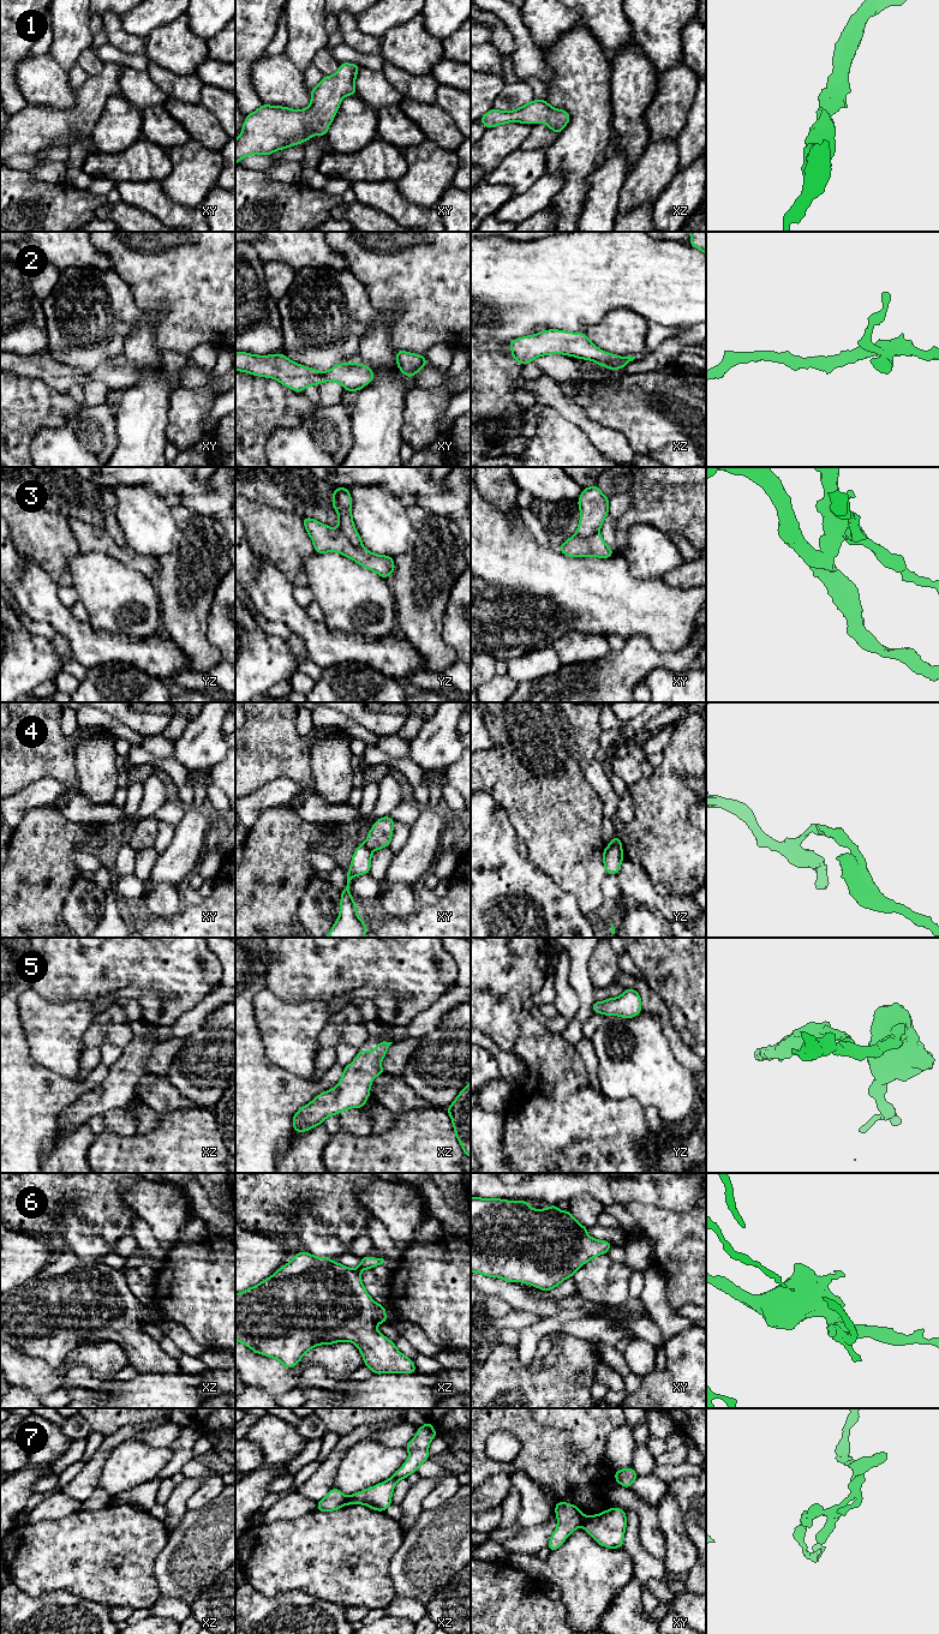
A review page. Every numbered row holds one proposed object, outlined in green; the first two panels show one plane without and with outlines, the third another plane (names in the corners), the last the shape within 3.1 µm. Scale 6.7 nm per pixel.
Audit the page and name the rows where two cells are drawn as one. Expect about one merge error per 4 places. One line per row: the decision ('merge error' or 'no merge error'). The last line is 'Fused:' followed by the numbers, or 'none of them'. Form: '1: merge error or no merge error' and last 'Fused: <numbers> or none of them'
1: no merge error
2: no merge error
3: merge error
4: merge error
5: no merge error
6: no merge error
7: merge error
Fused: 3, 4, 7

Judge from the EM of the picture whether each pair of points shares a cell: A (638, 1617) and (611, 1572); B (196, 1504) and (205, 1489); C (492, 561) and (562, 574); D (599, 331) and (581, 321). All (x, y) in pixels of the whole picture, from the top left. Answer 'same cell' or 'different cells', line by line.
A: different cells
B: same cell
C: same cell
D: different cells

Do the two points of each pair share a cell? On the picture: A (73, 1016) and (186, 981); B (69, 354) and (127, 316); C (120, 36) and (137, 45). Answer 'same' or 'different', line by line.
A: different
B: same
C: same

